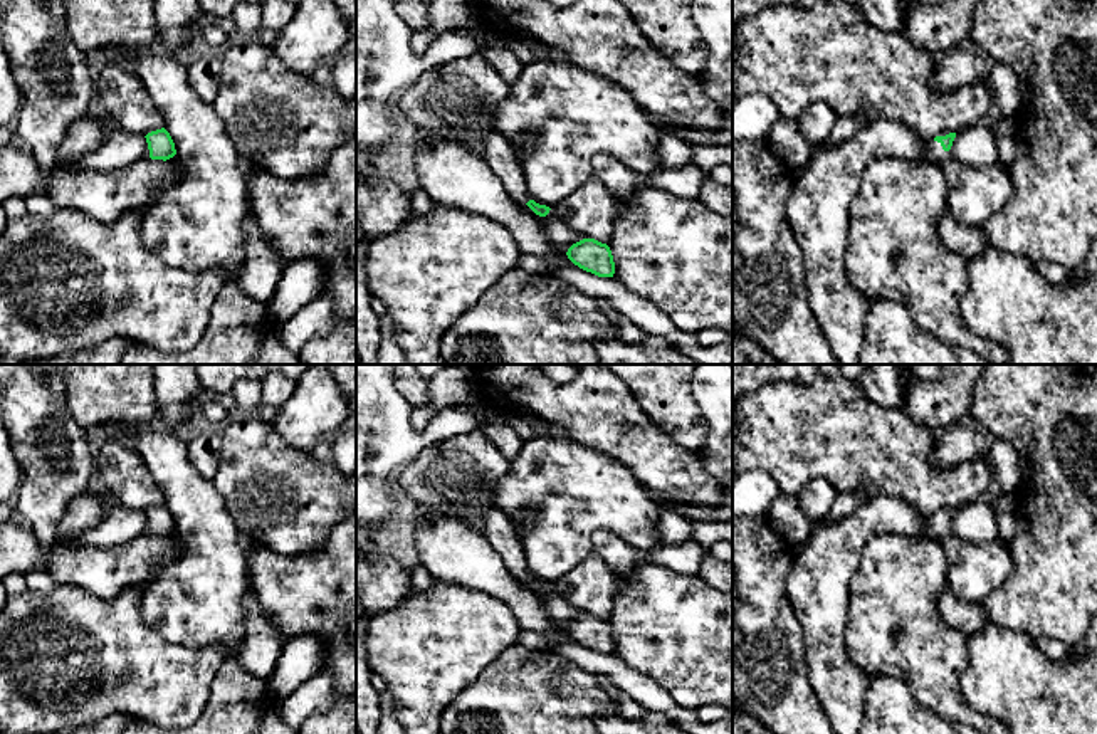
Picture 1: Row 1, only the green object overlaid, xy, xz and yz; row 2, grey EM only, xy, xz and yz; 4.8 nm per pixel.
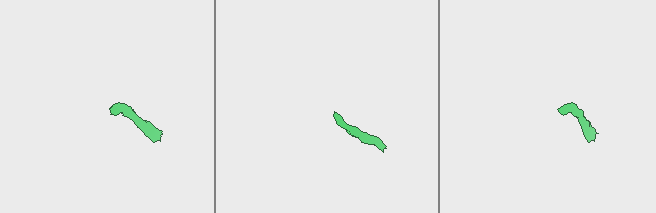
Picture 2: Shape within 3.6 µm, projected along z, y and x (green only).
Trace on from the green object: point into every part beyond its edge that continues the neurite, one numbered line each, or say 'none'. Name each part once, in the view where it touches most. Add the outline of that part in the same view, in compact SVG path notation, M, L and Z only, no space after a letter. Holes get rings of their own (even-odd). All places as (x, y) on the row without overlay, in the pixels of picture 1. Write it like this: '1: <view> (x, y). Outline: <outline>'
1: yz (933, 529). Outline: M931 516L931 517L926 517L921 532L927 541L942 541L944 537L953 534L953 522L949 527L944 527L941 519Z

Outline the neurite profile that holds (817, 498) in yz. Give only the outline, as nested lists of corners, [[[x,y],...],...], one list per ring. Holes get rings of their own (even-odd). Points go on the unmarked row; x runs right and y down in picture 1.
[[[816,477],[798,494],[798,504],[806,519],[816,522],[828,516],[837,497],[837,489],[827,479]]]

